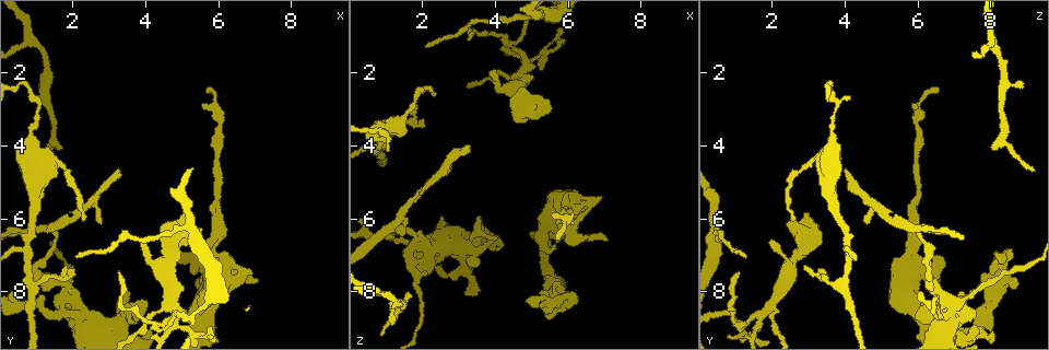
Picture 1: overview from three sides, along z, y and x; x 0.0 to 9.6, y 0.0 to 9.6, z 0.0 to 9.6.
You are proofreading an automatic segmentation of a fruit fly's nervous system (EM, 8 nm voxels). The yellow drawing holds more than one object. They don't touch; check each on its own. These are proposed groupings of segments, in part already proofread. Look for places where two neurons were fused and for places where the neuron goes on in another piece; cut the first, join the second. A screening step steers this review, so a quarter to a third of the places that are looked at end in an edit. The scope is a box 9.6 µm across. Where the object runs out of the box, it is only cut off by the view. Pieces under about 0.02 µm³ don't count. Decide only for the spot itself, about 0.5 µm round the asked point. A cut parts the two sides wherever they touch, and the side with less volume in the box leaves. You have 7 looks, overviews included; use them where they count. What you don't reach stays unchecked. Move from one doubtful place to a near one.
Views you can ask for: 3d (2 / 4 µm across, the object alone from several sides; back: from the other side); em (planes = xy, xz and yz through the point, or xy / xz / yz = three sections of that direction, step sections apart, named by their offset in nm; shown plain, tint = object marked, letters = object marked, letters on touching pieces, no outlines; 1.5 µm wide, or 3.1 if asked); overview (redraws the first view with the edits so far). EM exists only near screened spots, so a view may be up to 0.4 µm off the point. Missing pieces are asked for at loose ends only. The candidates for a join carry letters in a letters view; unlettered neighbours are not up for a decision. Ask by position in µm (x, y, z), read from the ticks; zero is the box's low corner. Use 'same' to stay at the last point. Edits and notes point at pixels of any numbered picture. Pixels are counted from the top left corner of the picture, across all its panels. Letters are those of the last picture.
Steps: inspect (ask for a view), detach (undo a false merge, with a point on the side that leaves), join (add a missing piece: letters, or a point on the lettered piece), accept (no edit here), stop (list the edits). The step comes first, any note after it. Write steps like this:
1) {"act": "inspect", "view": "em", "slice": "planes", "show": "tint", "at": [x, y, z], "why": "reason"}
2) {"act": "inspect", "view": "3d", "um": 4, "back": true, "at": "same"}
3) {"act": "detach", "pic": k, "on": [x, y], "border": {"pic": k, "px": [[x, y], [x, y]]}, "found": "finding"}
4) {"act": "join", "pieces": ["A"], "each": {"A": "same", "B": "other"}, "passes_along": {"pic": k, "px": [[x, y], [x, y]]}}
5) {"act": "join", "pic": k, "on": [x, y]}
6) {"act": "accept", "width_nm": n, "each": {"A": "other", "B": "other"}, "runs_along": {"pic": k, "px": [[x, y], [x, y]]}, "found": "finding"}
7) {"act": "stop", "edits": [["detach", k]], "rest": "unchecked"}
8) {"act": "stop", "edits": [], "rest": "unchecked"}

{"act": "inspect", "view": "em", "slice": "yz", "step": 4, "show": "tint", "at": [0.65, 2.30, 3.60], "why": "sharp bend"}

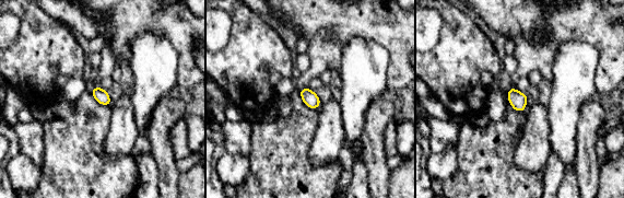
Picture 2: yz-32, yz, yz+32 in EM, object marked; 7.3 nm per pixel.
{"act": "inspect", "view": "em", "slice": "planes", "show": "letters", "at": "same", "why": "cut it another way"}

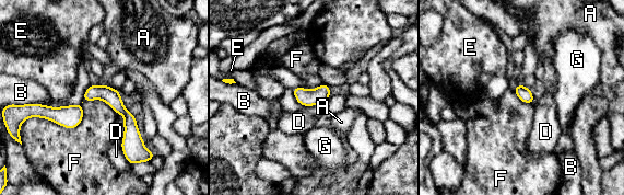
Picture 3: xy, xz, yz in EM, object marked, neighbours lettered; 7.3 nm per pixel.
{"act": "accept", "each": {"A": "other", "B": "other", "D": "other", "E": "other", "F": "other", "G": "other"}, "border": {"pic": 3, "px": [[116, 112], [31, 117]]}, "found": "all the same neuron"}

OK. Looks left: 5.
{"act": "inspect", "view": "em", "um": 3.1, "slice": "xz", "step": 16, "show": "tint", "at": [1.80, 4.70, 2.75], "why": "narrows sharply"}

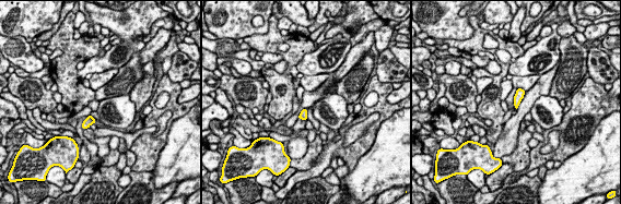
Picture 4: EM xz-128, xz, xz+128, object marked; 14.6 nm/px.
{"act": "inspect", "view": "em", "um": 3.1, "slice": "planes", "show": "letters", "at": "same", "why": "another direction"}

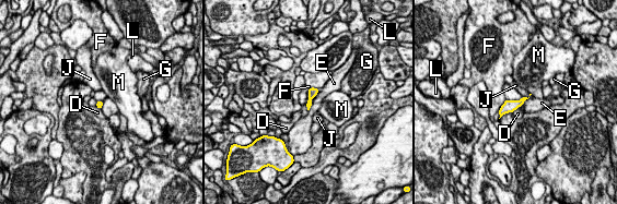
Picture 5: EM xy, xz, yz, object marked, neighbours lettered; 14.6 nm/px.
{"act": "accept", "width_nm": 90, "each": {"D": "other", "E": "other", "F": "other", "G": "other", "J": "other", "L": "other", "M": "other"}, "border": {"pic": 5, "px": [[522, 96], [519, 99], [505, 98]]}, "found": "all the same neuron"}

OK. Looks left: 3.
{"act": "inspect", "view": "em", "um": 3.1, "slice": "planes", "show": "tint", "at": [3.20, 4.65, 4.05], "why": "free end"}

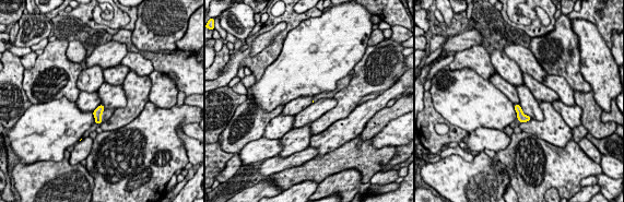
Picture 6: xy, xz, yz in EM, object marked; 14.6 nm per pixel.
{"act": "inspect", "view": "em", "um": 3.1, "slice": "planes", "show": "letters", "at": "same", "why": "see the neighbours"}

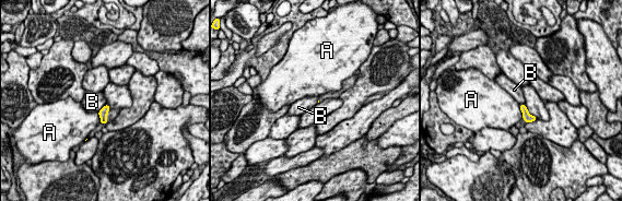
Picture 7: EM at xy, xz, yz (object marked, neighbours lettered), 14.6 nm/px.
{"act": "accept", "longest_contact_nm": ["A", 180], "each": {"A": "other", "B": "other"}, "found": "none of them fits"}

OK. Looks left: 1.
{"act": "stop", "edits": [], "rest": "unchecked"}

